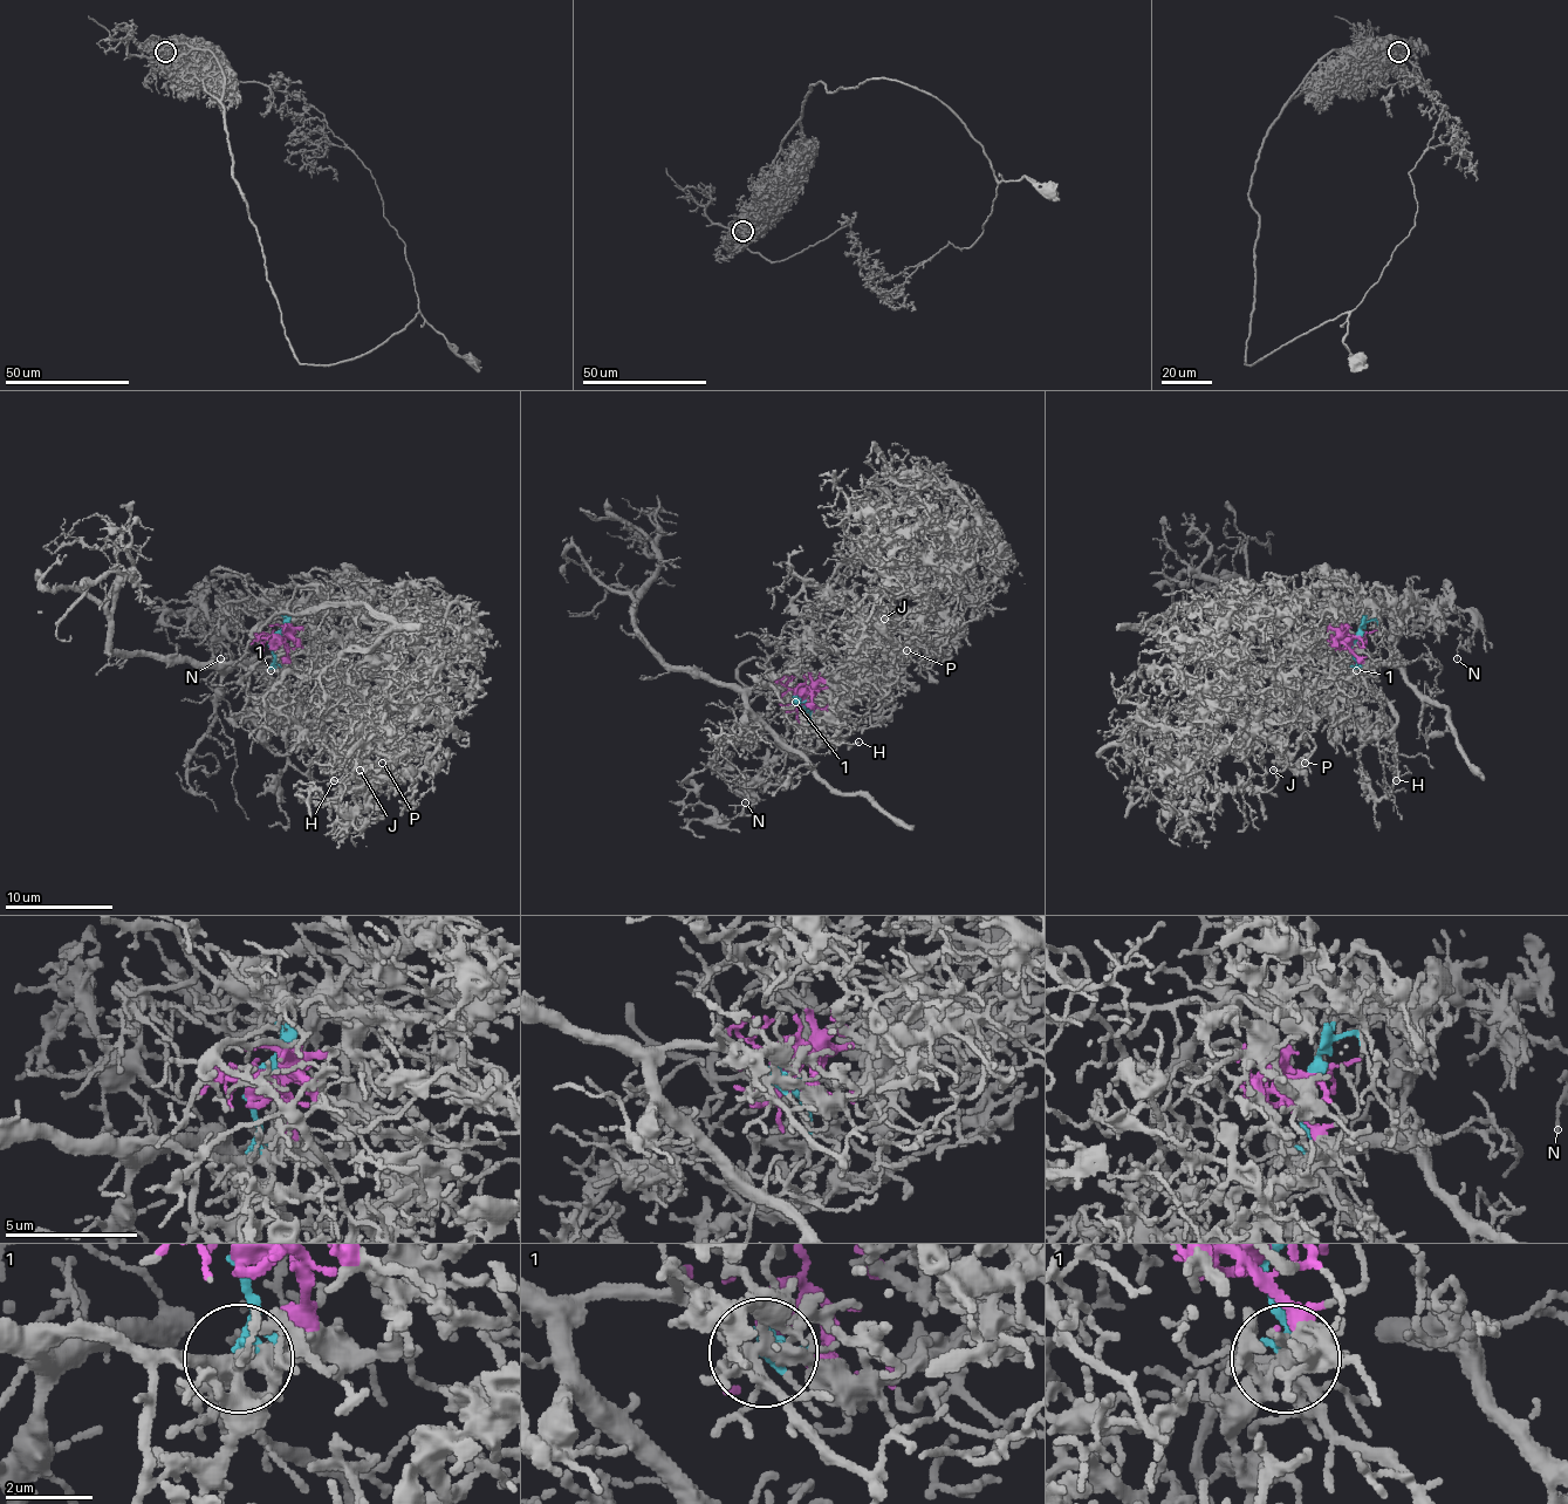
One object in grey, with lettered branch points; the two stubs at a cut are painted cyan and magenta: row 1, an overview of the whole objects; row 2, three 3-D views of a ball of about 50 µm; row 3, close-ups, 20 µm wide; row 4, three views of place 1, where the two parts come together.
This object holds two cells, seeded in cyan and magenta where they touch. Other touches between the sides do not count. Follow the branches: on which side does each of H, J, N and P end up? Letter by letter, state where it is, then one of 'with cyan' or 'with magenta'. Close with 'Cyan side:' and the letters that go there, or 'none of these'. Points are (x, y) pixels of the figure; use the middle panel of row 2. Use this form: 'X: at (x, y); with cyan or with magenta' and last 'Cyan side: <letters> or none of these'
H: at (858, 742); with cyan
J: at (884, 619); with magenta
N: at (745, 802); with magenta
P: at (906, 650); with magenta
Cyan side: H

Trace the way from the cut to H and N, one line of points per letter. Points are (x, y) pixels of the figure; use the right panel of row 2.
H: (1355, 637), (1353, 656), (1363, 681), (1388, 703), (1395, 718), (1395, 780)
N: (1355, 637), (1317, 613), (1401, 608), (1425, 627), (1460, 610), (1473, 635), (1458, 660)

